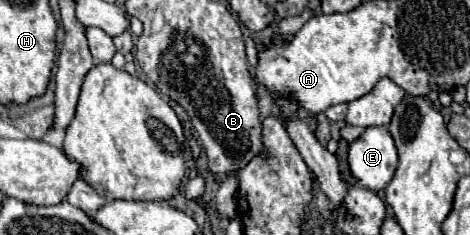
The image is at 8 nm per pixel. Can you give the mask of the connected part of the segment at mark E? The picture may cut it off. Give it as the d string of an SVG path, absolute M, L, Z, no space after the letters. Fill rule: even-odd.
M368 127L356 143L350 143L348 165L352 175L372 191L386 189L392 181L398 155L394 139L386 127Z

